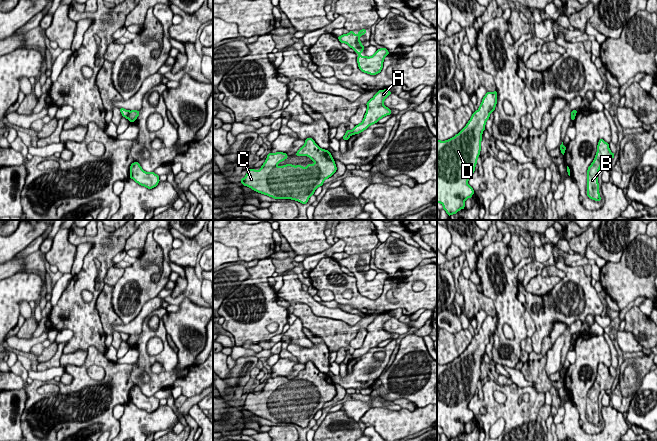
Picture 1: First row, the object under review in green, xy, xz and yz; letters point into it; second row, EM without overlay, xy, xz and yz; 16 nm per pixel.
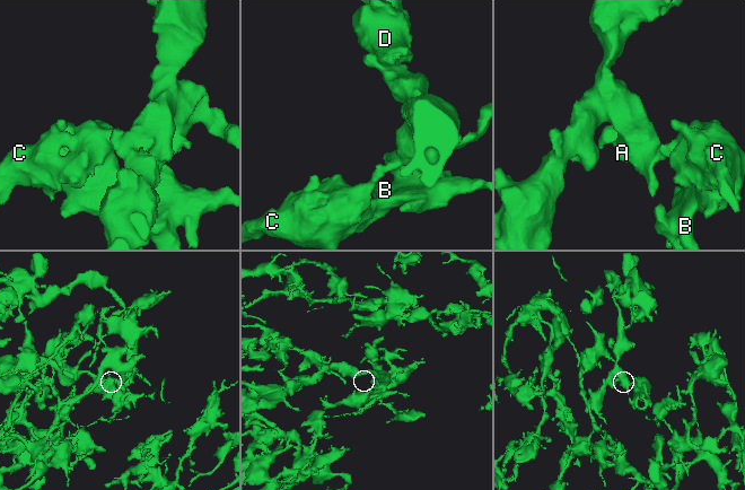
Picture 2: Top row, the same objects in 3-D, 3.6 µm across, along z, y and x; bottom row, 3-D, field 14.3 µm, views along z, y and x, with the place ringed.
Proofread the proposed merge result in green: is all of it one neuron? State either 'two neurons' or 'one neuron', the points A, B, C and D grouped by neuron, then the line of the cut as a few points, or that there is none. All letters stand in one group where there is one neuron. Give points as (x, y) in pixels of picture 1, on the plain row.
two neurons | A D / B C | xy (130, 335), (126, 341)

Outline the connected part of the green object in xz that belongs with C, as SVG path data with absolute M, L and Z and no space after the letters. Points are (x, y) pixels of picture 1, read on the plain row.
M307 362L295 379L308 380L315 387L305 392L294 388L278 391L277 388L287 383L288 379L269 376L261 393L248 393L241 407L274 423L292 423L306 428L315 414L336 396L337 391L331 377L321 373L312 362Z

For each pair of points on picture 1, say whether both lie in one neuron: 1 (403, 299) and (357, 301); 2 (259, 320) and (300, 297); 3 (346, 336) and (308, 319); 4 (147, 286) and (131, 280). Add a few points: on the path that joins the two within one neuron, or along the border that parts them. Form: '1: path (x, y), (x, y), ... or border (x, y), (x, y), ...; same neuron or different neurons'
1: path (392, 305), (368, 304); same neuron
2: border (276, 292), (278, 297); different neurons
3: path (337, 335), (334, 335), (327, 328), (317, 325); same neuron
4: path (143, 286), (135, 283); same neuron

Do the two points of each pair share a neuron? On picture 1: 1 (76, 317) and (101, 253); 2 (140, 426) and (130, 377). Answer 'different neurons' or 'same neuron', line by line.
1: same neuron
2: different neurons

